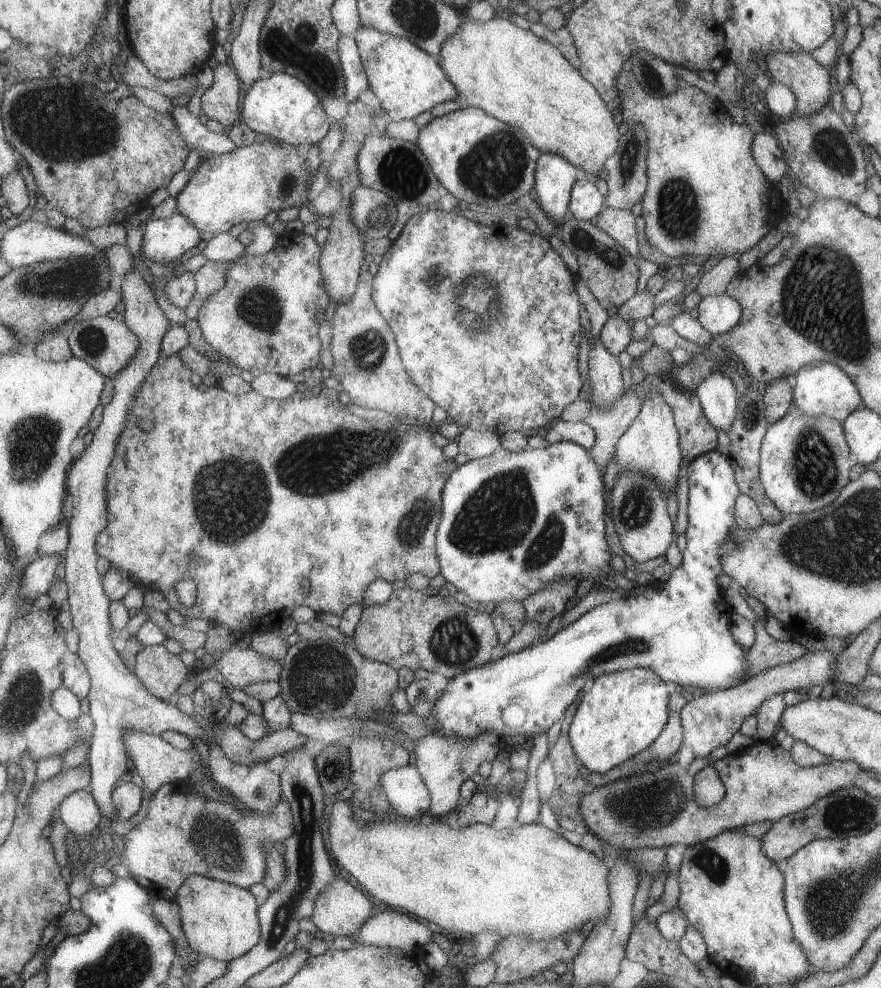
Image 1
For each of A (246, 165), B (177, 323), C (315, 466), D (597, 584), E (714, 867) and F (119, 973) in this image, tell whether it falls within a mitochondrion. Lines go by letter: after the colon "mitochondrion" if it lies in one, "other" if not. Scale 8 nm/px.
A: other
B: other
C: mitochondrion
D: other
E: mitochondrion
F: mitochondrion

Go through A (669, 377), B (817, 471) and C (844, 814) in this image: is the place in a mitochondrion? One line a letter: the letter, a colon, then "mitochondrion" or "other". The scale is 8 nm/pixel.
A: other
B: mitochondrion
C: mitochondrion

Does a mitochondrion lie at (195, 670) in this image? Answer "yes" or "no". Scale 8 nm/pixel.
no

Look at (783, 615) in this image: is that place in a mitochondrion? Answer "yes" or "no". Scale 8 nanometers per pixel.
no

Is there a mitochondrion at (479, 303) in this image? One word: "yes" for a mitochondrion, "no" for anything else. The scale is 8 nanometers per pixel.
yes

